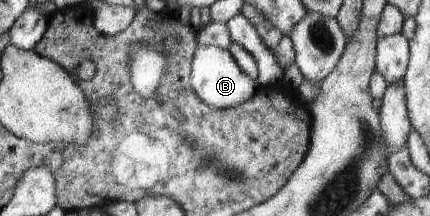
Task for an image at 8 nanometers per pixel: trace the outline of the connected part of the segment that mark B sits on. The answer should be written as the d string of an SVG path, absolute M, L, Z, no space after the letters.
M199 45L192 60L190 87L207 106L223 110L247 102L257 92L259 84L237 66L228 50Z

